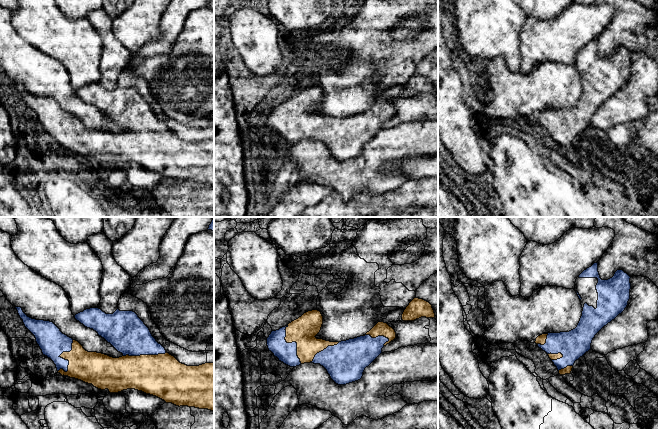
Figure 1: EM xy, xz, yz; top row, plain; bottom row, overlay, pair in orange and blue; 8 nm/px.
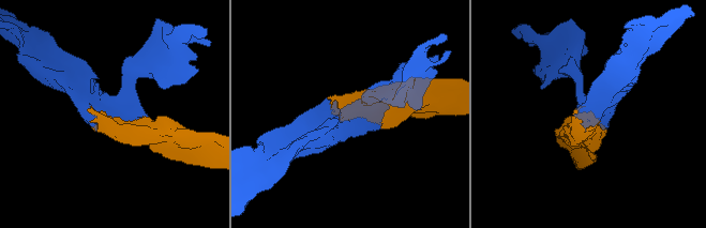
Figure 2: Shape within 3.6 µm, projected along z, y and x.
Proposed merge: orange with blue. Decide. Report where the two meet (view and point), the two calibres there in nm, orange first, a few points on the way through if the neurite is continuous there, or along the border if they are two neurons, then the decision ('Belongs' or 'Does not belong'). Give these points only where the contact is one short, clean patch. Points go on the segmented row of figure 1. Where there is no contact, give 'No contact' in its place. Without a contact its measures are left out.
Touches orange at xy (63, 358). Thickness 260 nm (orange) against 220 nm. Belongs

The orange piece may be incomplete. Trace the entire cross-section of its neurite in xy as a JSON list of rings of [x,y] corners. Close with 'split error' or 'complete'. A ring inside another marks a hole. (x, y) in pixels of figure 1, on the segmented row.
[[[15,307],[25,327],[35,336],[43,355],[56,365],[58,373],[92,384],[110,393],[135,389],[156,396],[166,403],[214,411],[214,363],[187,366],[166,352],[152,336],[149,328],[133,311],[106,314],[99,308],[86,309],[74,317],[85,327],[93,329],[123,356],[113,358],[108,355],[88,352],[76,340],[63,334],[50,321],[28,317],[21,307]]] | split error

